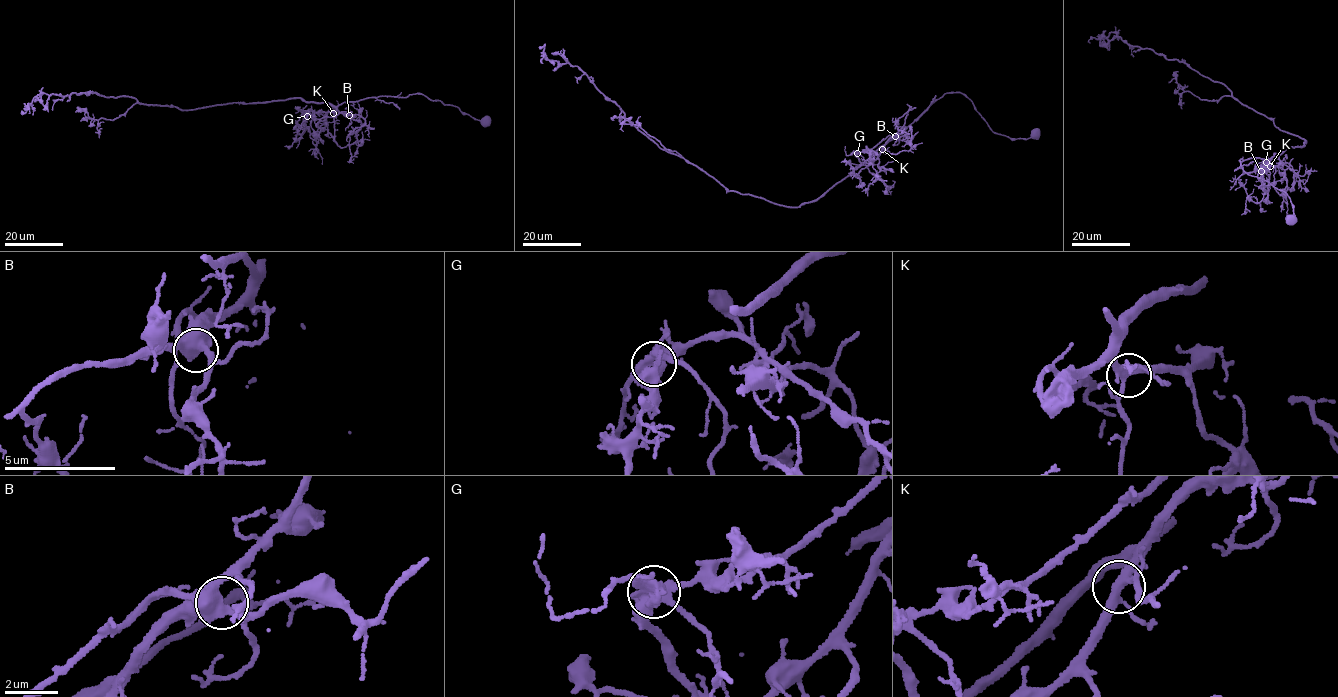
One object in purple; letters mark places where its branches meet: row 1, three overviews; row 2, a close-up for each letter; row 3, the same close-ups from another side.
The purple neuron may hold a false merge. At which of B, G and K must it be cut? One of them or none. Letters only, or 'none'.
G

